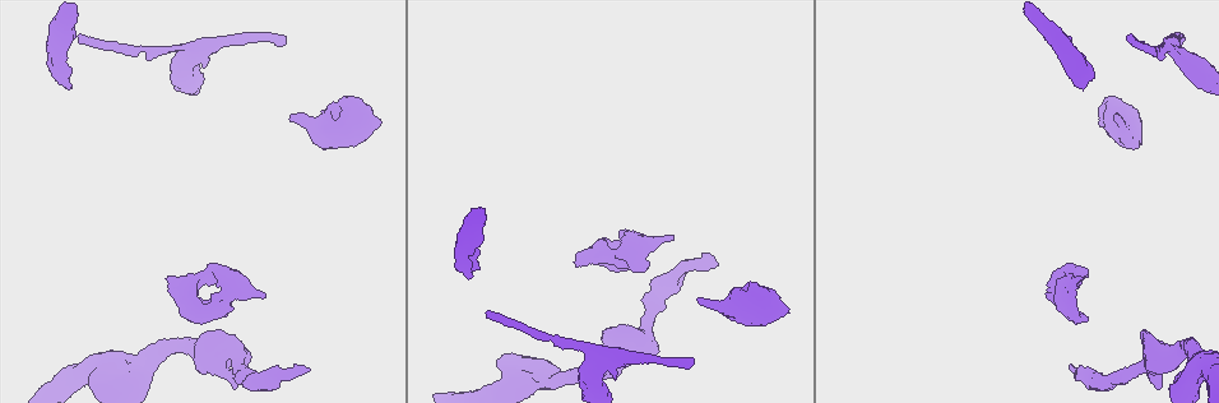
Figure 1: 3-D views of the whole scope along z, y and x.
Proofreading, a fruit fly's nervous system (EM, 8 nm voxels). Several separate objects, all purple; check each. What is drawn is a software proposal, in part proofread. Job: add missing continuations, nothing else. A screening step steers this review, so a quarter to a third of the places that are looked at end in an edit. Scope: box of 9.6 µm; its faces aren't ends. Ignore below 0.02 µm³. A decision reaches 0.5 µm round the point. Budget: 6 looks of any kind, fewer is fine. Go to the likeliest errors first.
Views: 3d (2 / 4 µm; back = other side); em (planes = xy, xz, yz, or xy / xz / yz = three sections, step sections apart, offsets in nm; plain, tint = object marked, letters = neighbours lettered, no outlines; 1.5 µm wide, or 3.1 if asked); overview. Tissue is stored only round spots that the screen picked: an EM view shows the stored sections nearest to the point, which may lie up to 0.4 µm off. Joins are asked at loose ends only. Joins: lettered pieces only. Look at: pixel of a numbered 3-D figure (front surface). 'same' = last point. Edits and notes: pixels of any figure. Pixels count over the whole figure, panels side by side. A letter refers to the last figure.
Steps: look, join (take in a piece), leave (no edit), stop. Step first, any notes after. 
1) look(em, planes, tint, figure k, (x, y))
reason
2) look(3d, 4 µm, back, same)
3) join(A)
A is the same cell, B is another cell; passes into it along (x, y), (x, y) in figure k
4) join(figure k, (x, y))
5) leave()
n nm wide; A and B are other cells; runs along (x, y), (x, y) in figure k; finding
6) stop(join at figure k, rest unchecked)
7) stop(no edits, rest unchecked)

look(3d, 4 µm, figure 1, (1131, 33))
tapers out

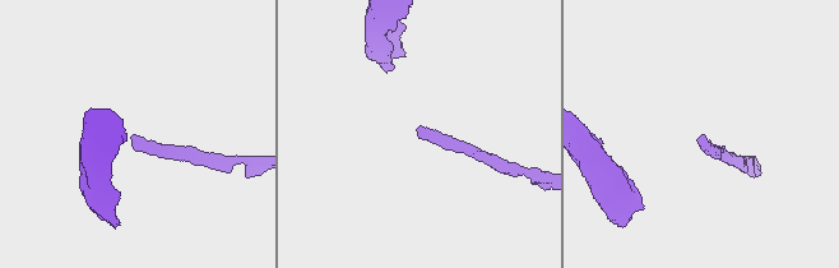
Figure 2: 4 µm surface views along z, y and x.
look(em, planes, letters, figure 2, (132, 136))
need the tissue

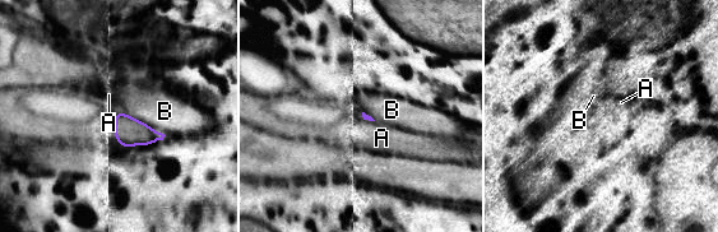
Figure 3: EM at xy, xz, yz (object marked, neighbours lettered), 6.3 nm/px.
leave()
A and B are other cells; border along (120, 111), (166, 135) in figure 3; none of them fits

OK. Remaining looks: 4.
look(3d, 2 µm, figure 1, (581, 257))
free end

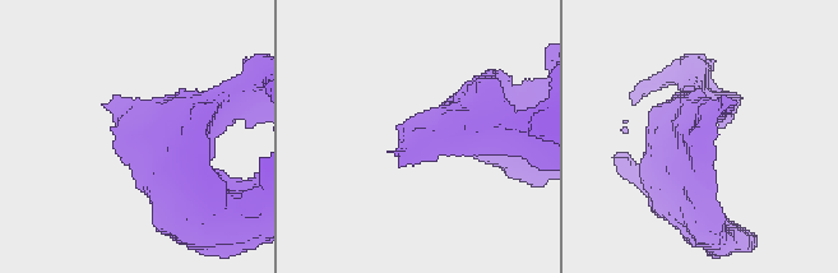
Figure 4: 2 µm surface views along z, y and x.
look(em, xz, step 8, letters, figure 4, (124, 154))
arms of 280, 280 nm

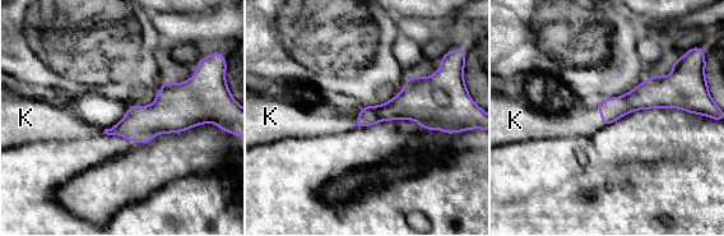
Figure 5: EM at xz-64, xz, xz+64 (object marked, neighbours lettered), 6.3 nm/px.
join(K)
K is the same cell; passes into it along (611, 110), (599, 114), (585, 119) in figure 5; it goes on there

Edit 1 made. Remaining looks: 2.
stop(join at figure 5, rest unchecked)

